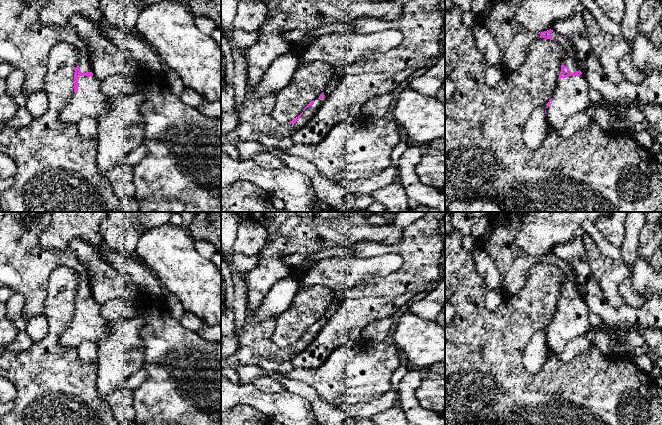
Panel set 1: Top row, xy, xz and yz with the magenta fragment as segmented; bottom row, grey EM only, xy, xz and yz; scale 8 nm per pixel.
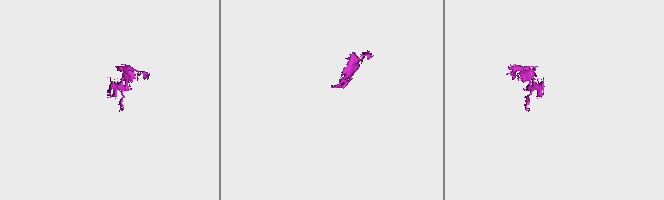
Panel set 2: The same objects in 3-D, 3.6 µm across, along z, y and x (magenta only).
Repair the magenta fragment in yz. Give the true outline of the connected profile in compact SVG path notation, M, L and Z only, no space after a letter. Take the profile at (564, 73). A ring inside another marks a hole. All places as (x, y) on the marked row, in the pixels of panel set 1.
M488 0L485 8L477 15L478 22L495 36L502 52L503 62L501 66L504 71L512 72L518 69L525 62L530 45L539 38L555 40L564 48L564 58L557 87L545 110L548 124L559 130L574 114L589 112L589 106L592 103L588 95L590 87L579 69L572 42L551 29L541 33L530 31L516 19L520 6L521 0Z

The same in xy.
M0 0L0 63L6 62L24 72L24 95L44 90L44 79L49 64L49 53L59 42L66 42L78 50L78 65L74 73L74 92L59 112L59 120L78 124L84 117L98 119L105 115L108 99L101 90L101 81L92 73L86 42L67 26L46 26L39 19L41 9L51 0Z

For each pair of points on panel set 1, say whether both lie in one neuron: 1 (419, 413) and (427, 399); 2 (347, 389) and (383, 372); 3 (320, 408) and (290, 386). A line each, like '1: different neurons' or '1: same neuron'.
1: different neurons
2: same neuron
3: same neuron

